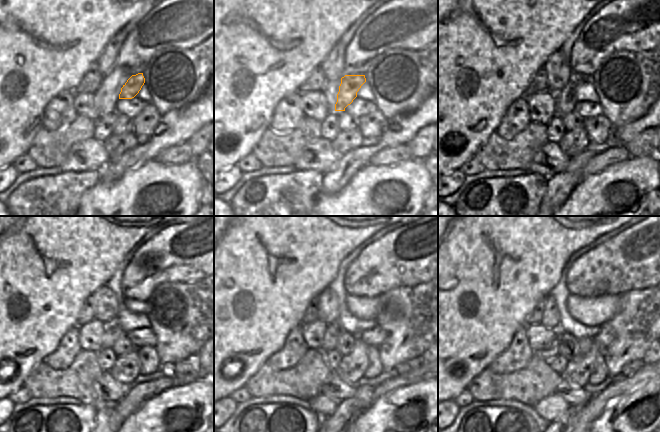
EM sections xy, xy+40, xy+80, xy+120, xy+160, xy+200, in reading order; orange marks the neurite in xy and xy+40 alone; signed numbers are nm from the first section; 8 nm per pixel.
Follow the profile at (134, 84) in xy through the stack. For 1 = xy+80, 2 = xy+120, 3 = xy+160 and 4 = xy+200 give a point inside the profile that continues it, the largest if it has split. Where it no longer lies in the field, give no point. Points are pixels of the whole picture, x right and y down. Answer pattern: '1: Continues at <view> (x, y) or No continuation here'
1: Continues at xy+80 (565, 101)
2: Continues at xy+120 (112, 330)
3: Continues at xy+160 (334, 330)
4: Continues at xy+200 (547, 354)

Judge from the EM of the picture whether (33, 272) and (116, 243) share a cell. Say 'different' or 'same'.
same

